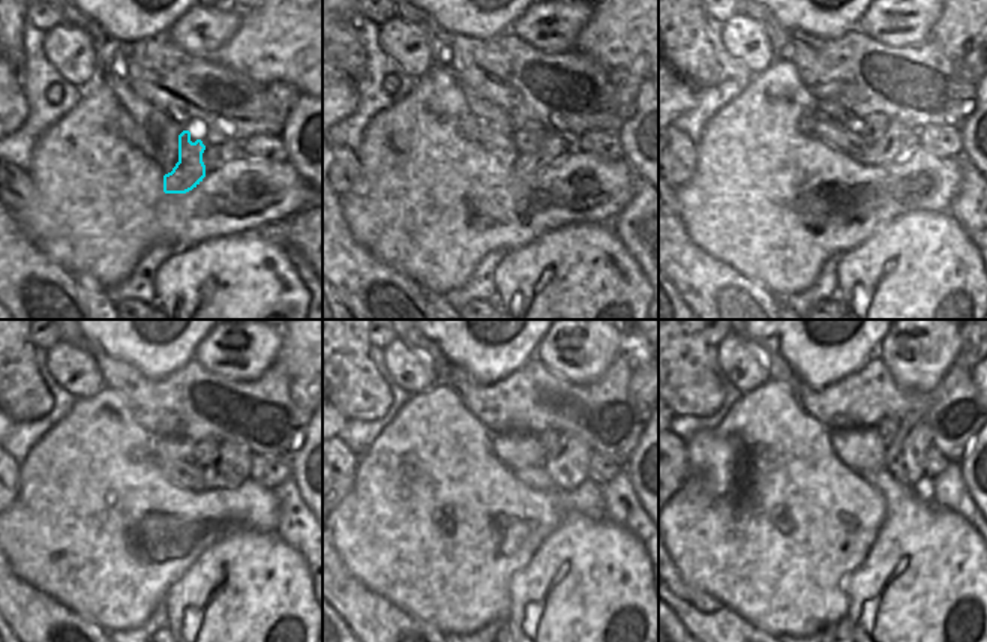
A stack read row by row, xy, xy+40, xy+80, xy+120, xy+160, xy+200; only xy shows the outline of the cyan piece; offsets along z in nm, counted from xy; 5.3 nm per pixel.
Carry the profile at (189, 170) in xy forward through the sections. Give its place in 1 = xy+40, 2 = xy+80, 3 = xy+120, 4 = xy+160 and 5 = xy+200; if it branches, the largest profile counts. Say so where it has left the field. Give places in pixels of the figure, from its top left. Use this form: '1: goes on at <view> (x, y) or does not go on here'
1: goes on at xy+40 (525, 141)
2: goes on at xy+80 (875, 125)
3: goes on at xy+120 (206, 452)
4: goes on at xy+160 (549, 438)
5: goes on at xy+200 (887, 428)

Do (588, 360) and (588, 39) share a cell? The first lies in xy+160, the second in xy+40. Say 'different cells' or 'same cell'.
different cells

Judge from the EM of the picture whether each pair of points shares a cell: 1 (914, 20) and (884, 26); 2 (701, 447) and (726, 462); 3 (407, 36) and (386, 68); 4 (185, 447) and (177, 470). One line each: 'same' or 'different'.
1: same
2: same
3: different
4: different

